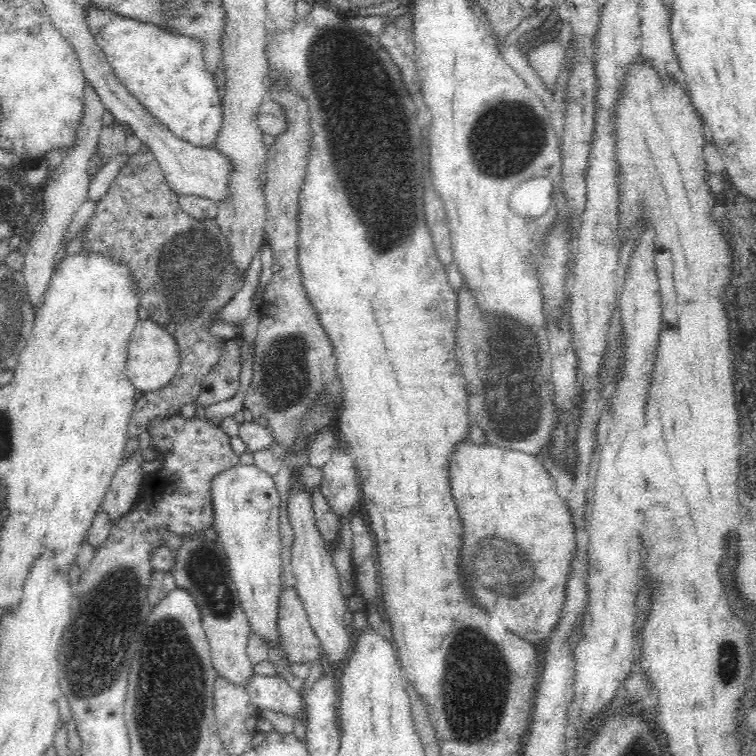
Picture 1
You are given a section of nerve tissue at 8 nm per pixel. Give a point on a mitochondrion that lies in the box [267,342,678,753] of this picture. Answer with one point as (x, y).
(477, 677)

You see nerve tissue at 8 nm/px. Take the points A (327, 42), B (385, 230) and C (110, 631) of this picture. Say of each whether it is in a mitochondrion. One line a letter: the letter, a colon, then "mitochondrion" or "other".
A: mitochondrion
B: mitochondrion
C: mitochondrion

